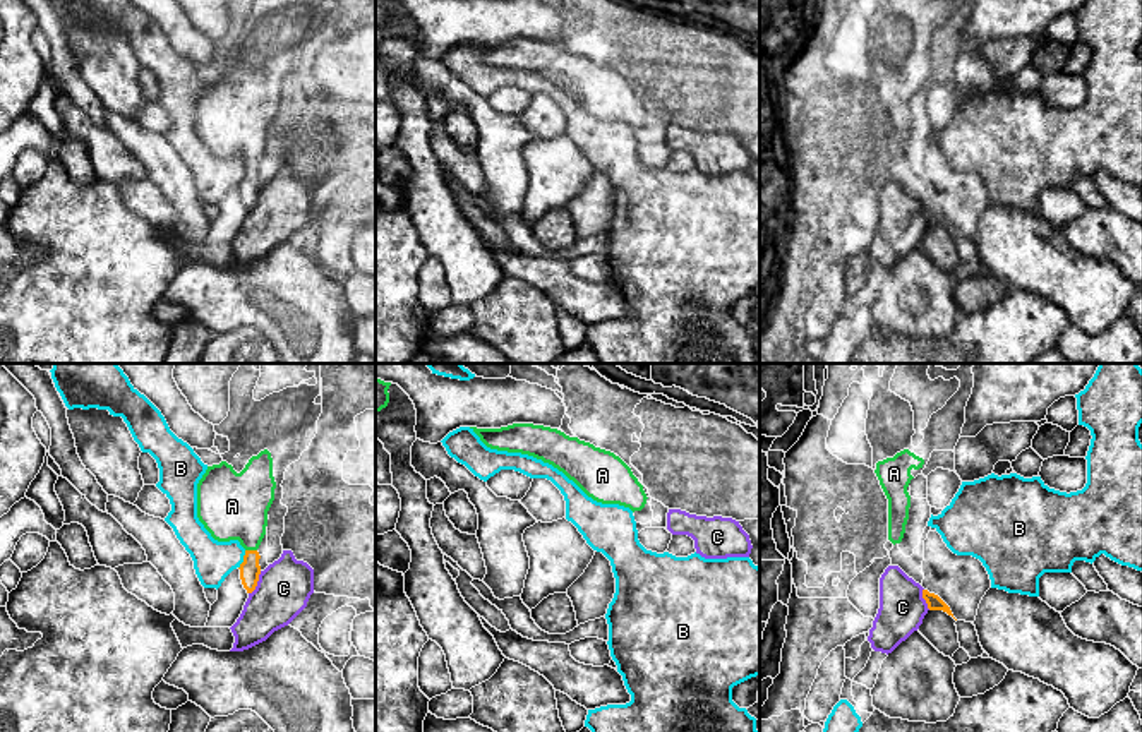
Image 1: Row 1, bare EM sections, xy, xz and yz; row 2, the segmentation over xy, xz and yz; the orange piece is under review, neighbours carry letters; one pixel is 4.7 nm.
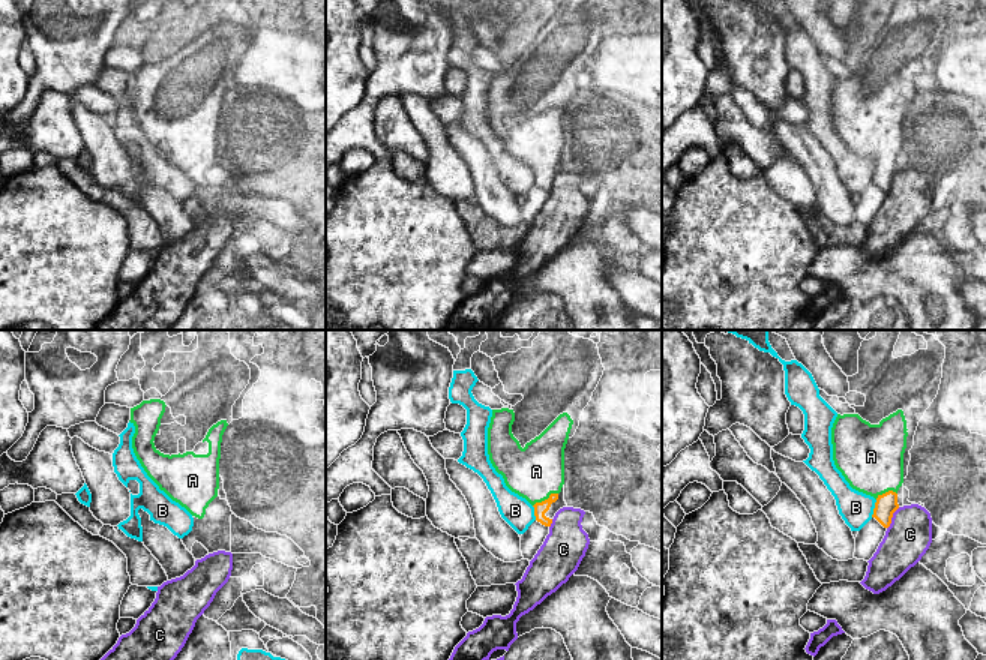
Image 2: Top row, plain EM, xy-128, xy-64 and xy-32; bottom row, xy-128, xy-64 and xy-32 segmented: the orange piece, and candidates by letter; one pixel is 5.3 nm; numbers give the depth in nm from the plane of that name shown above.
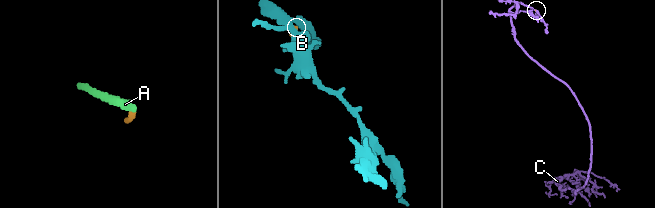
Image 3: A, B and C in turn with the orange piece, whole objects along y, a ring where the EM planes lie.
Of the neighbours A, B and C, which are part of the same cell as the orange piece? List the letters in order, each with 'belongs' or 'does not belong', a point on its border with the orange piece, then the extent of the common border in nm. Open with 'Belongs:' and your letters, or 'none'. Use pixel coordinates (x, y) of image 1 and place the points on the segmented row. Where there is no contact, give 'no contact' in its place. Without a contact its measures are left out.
Belongs: A
A: belongs; contact xy (251, 551); length 60 nm
B: does not belong; contact xy (244, 559); length 90 nm
C: does not belong; contact xy (256, 583); length 130 nm

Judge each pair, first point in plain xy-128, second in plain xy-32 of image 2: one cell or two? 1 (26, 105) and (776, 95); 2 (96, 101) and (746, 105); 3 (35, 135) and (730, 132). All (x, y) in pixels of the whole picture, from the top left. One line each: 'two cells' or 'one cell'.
1: one cell
2: two cells
3: one cell

